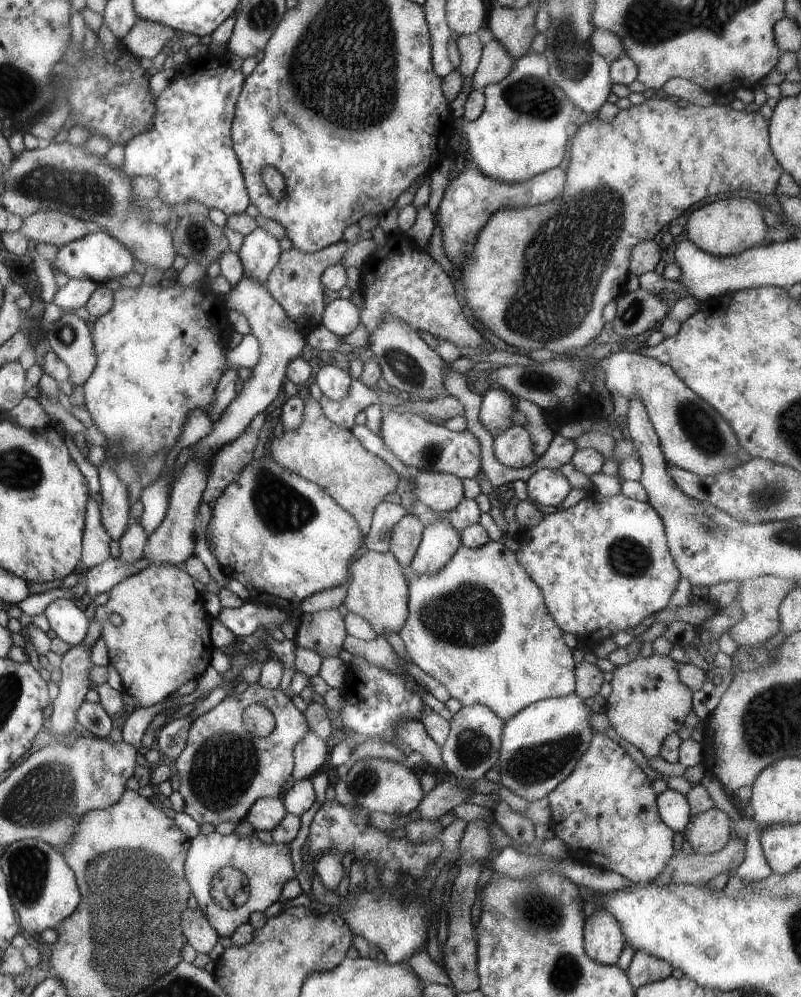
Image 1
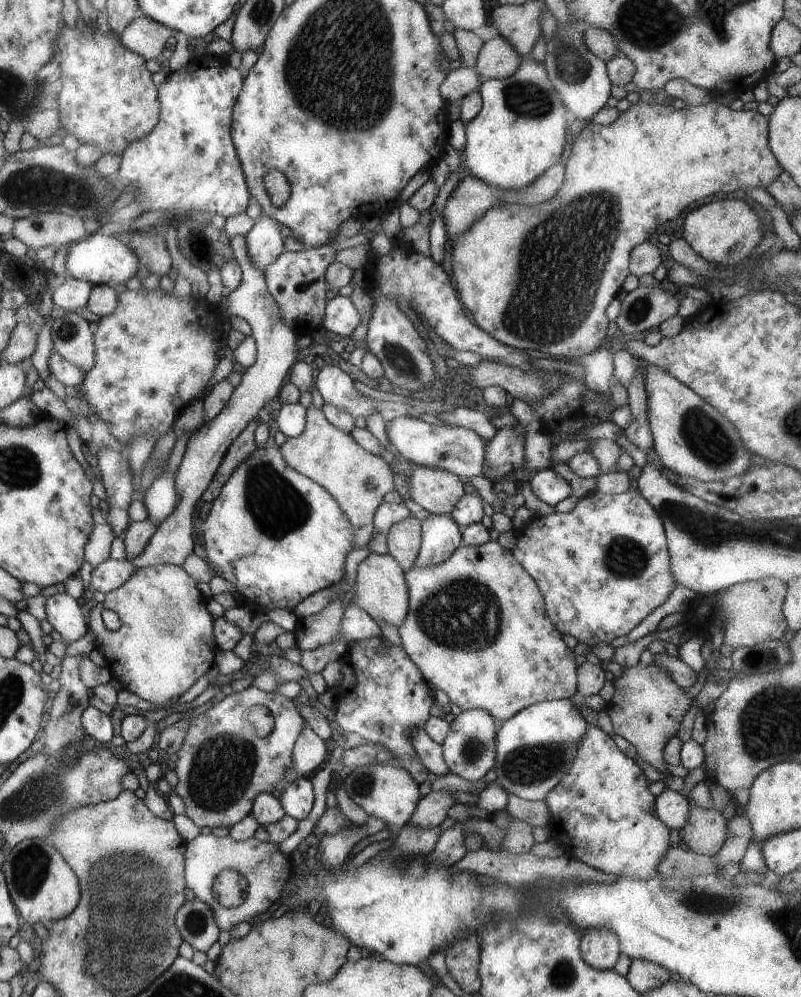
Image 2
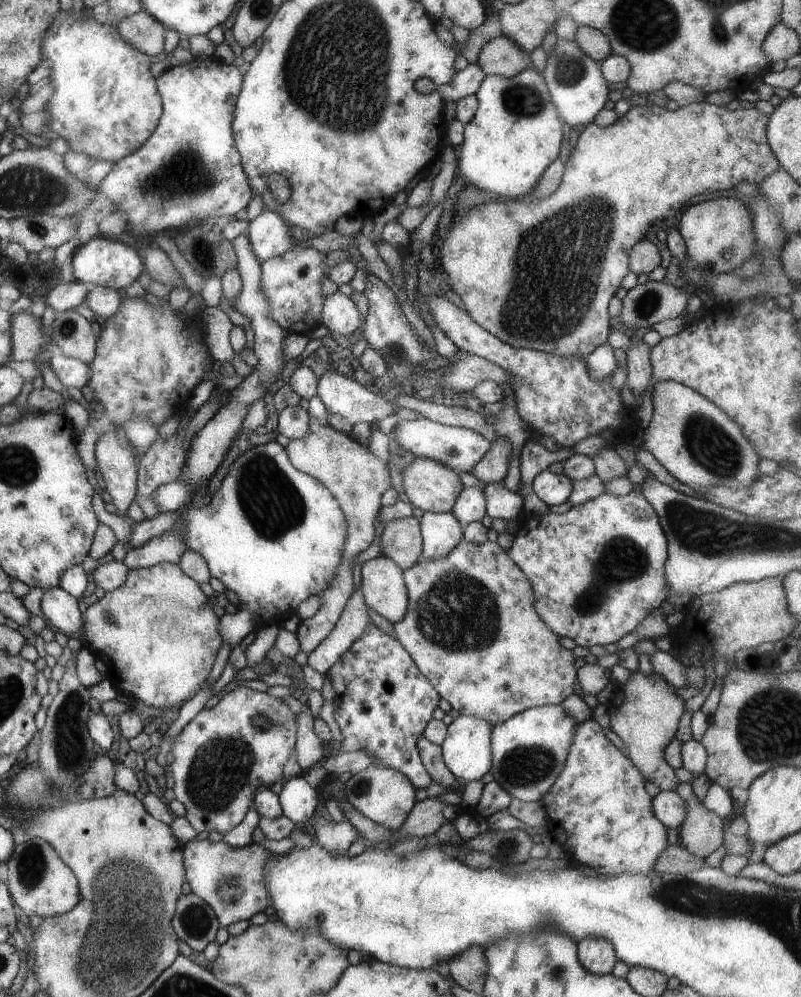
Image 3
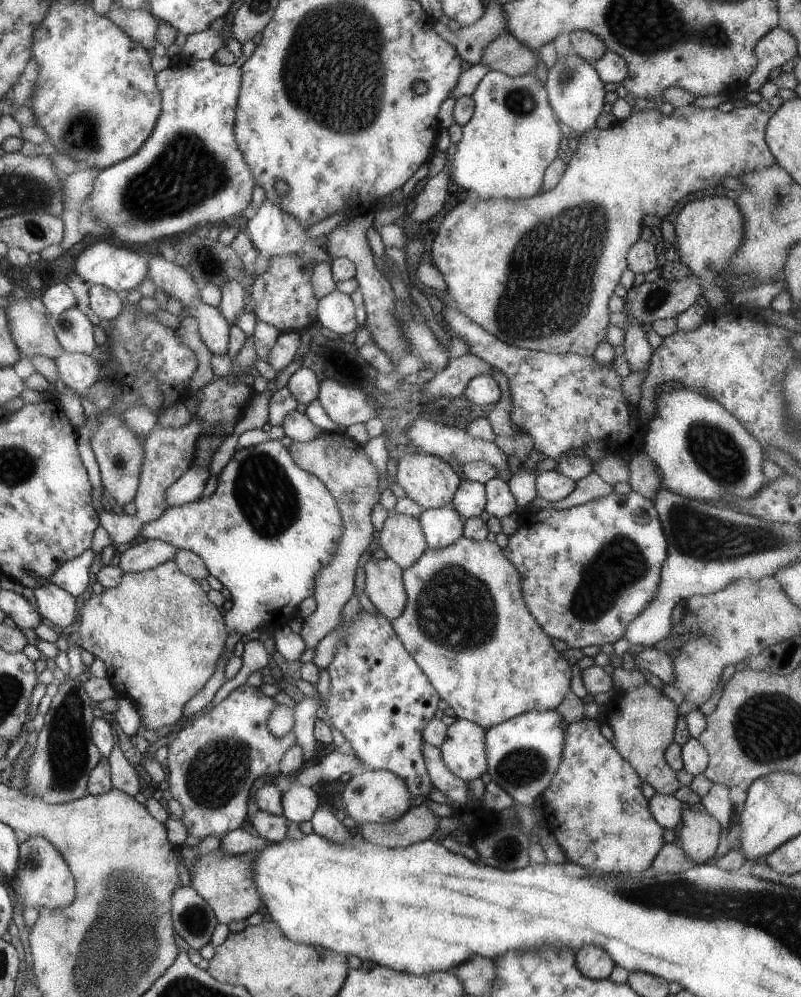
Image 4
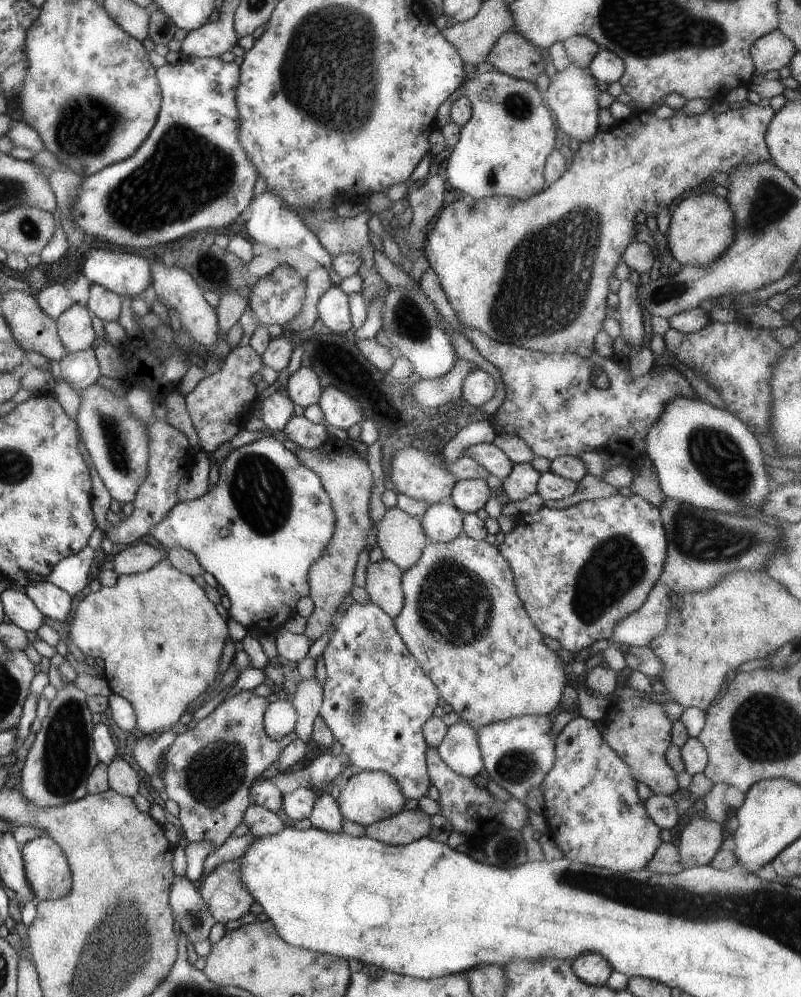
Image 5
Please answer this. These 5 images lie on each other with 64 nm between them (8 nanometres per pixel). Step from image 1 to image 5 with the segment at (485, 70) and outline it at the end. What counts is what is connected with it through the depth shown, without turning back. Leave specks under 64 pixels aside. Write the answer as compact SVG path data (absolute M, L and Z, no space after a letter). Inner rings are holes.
M513 29L501 33L487 52L485 62L491 64L495 71L511 78L531 81L544 72L545 66L541 50Z

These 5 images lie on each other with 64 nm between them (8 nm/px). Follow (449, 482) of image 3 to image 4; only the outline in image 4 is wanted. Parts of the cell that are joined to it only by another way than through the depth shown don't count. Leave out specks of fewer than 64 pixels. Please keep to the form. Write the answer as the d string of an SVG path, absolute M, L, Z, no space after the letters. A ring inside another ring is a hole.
M399 452L399 459L397 462L397 471L392 479L405 492L405 496L419 505L422 510L443 508L443 506L450 506L459 486L460 478L450 464L439 460L436 456L423 454L420 452L413 452L406 454Z

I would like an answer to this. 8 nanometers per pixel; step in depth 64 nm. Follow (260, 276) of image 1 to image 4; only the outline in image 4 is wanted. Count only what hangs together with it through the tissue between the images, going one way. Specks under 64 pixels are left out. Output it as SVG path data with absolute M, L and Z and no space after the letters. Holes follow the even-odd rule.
M264 198L255 212L251 219L246 219L244 229L247 231L253 248L259 252L257 254L261 258L269 260L275 256L297 254L298 256L309 258L313 263L327 262L329 260L326 250L323 250L315 242L315 239L307 236L307 232L305 232L306 228L303 228L293 216L289 216L287 212L283 212L277 203L273 204L273 202L269 202L268 198Z

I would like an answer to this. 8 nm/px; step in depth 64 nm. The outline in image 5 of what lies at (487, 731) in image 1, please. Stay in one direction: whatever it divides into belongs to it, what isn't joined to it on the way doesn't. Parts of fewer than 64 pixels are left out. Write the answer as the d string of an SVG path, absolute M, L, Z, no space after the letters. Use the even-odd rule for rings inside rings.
M466 721L448 726L436 750L451 772L456 772L459 776L472 779L480 774L483 768L475 729Z

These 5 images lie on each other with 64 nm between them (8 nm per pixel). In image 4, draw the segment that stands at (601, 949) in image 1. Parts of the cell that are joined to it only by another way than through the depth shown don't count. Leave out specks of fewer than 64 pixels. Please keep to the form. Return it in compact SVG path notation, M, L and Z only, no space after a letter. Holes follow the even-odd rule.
M583 944L583 946L575 952L575 968L577 968L583 976L587 976L587 978L591 978L591 980L608 978L609 973L613 970L613 960L611 960L609 954L607 954L605 950L601 950L599 946Z

